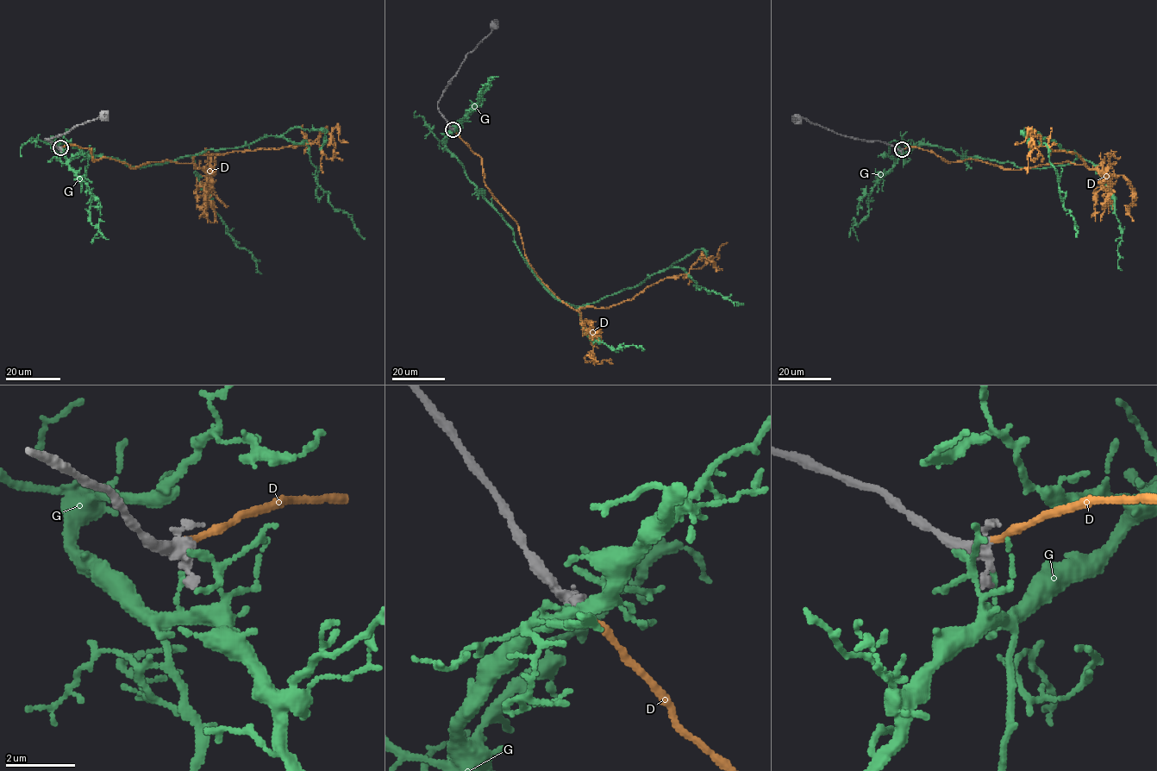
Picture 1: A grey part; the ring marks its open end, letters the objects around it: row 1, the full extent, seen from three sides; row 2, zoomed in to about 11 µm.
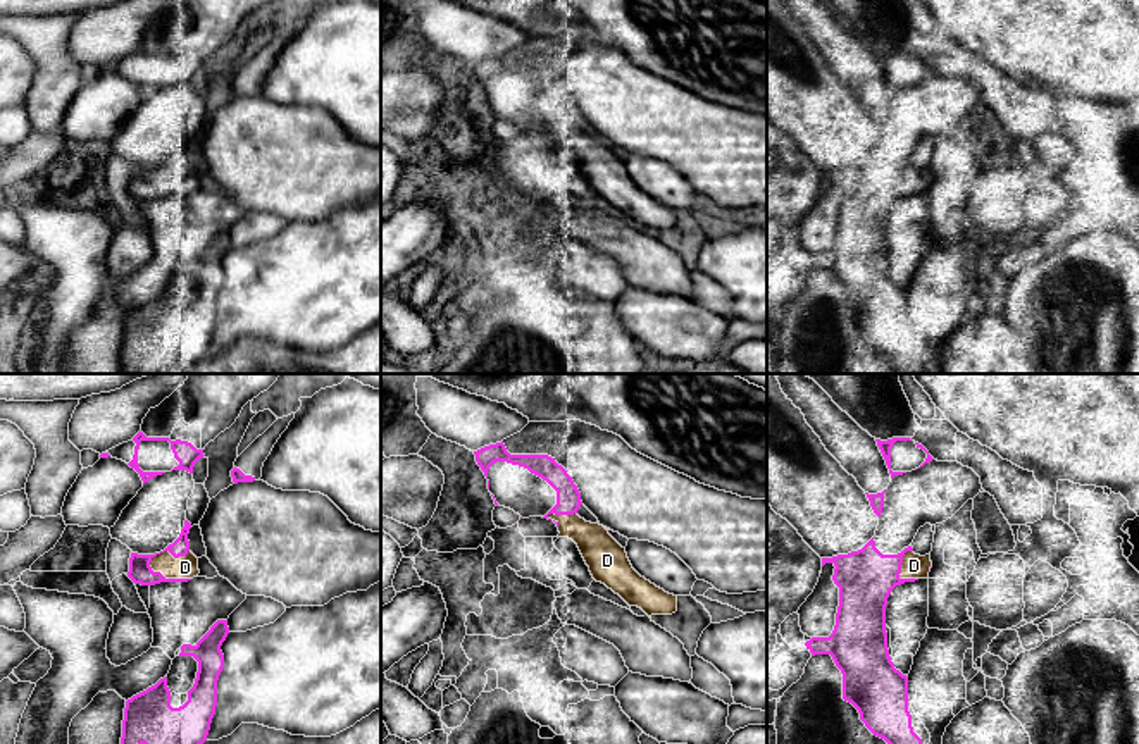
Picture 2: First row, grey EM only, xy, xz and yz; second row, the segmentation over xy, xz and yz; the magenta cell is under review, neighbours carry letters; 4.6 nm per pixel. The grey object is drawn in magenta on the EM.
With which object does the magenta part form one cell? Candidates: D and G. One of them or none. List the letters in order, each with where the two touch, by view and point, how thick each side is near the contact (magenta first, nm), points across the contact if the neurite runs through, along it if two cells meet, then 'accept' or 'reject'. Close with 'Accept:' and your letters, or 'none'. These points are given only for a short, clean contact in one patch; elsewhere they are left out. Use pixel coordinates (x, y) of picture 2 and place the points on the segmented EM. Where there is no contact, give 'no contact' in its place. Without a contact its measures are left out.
D: xy (168, 579) | 110/110 nm | accept
G: no contact | reject
Accept: D

